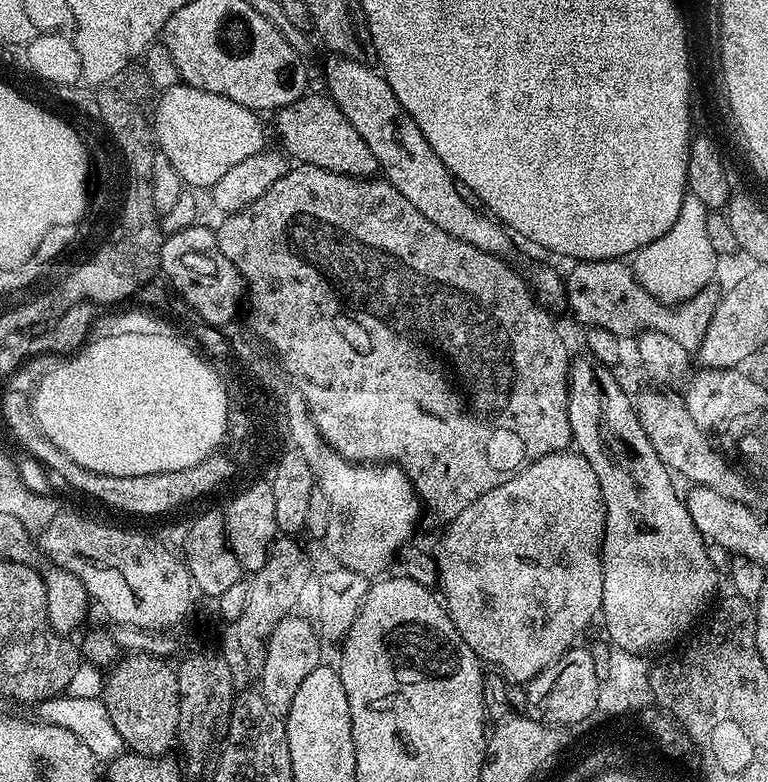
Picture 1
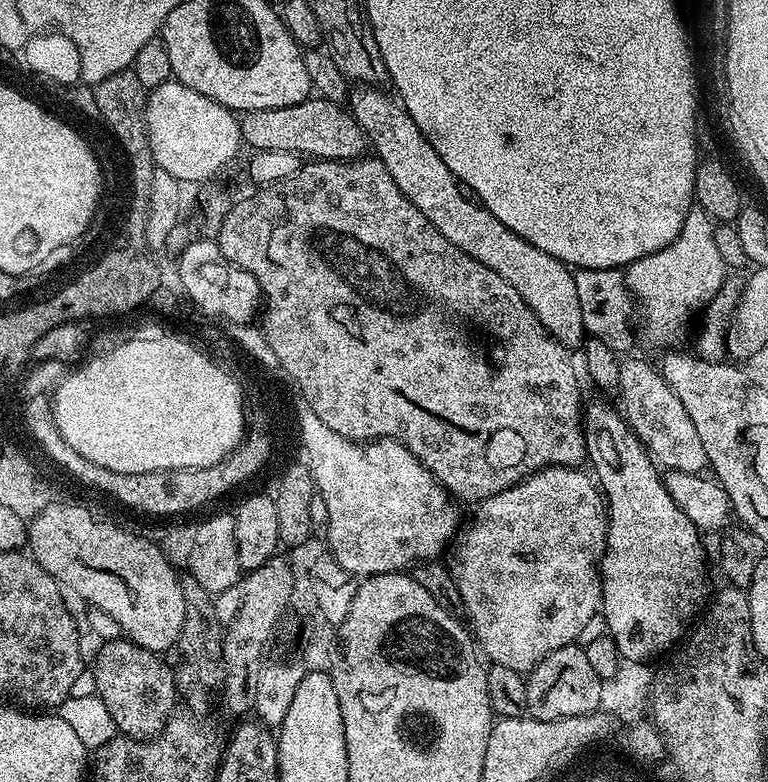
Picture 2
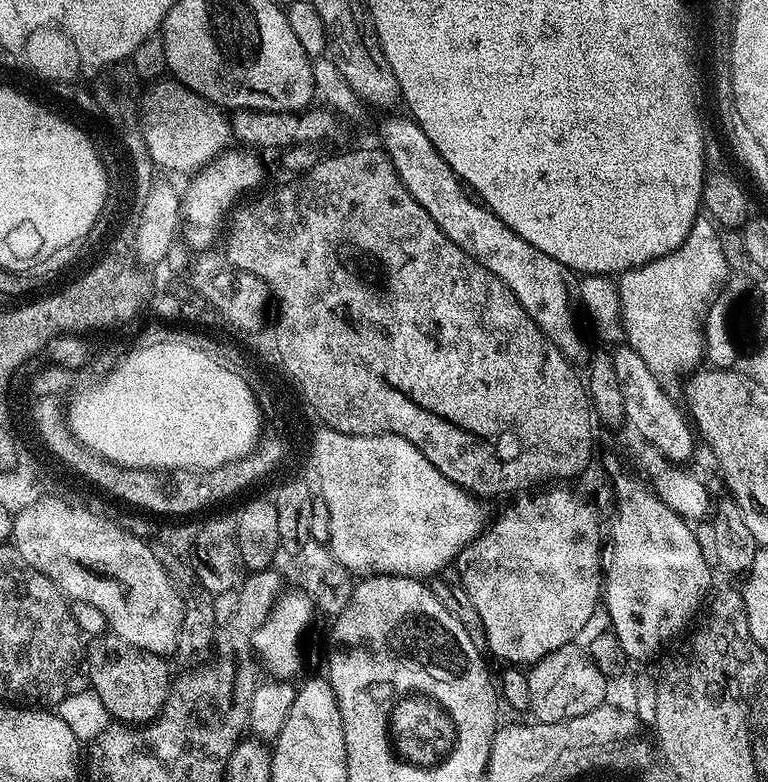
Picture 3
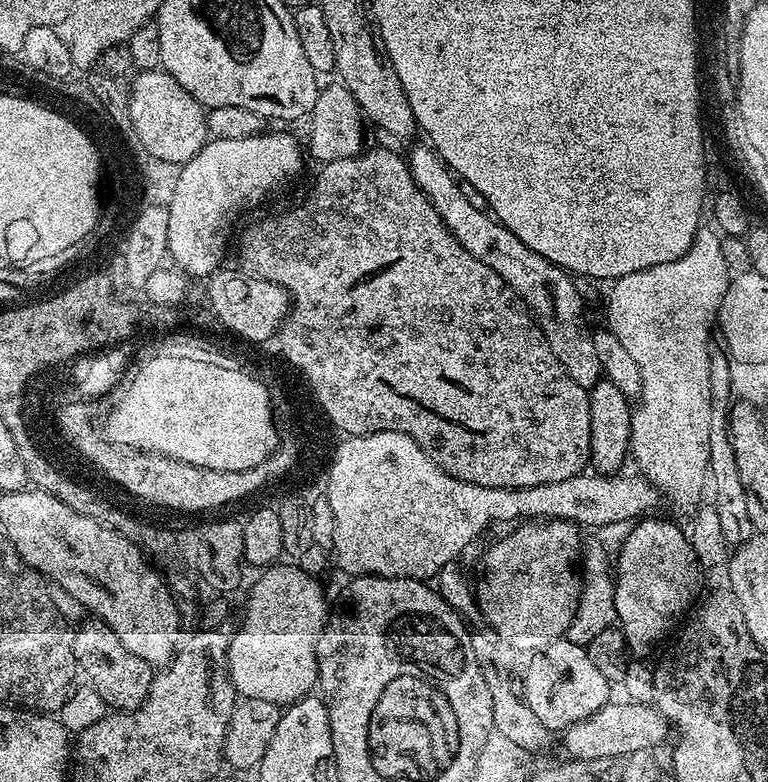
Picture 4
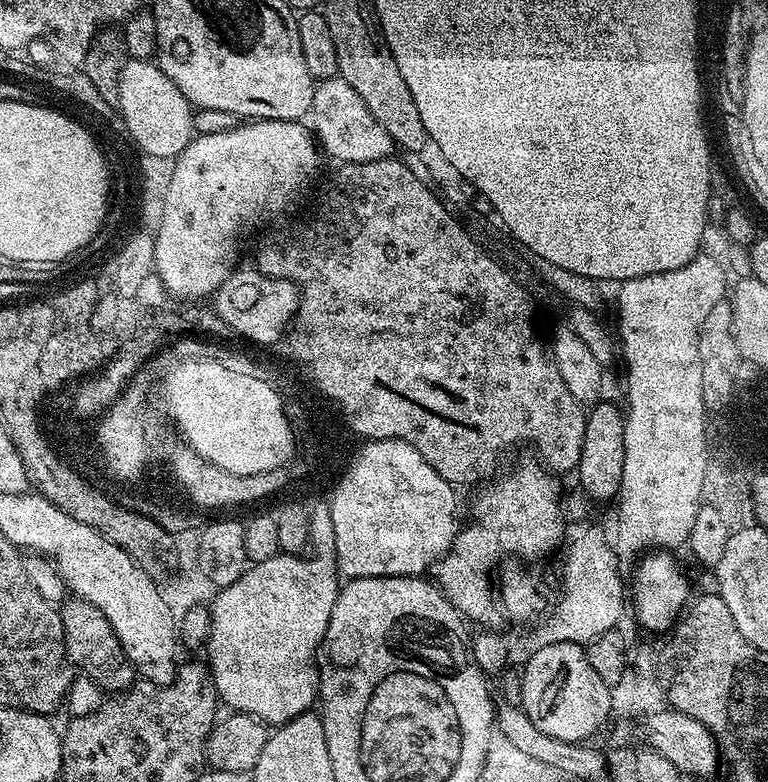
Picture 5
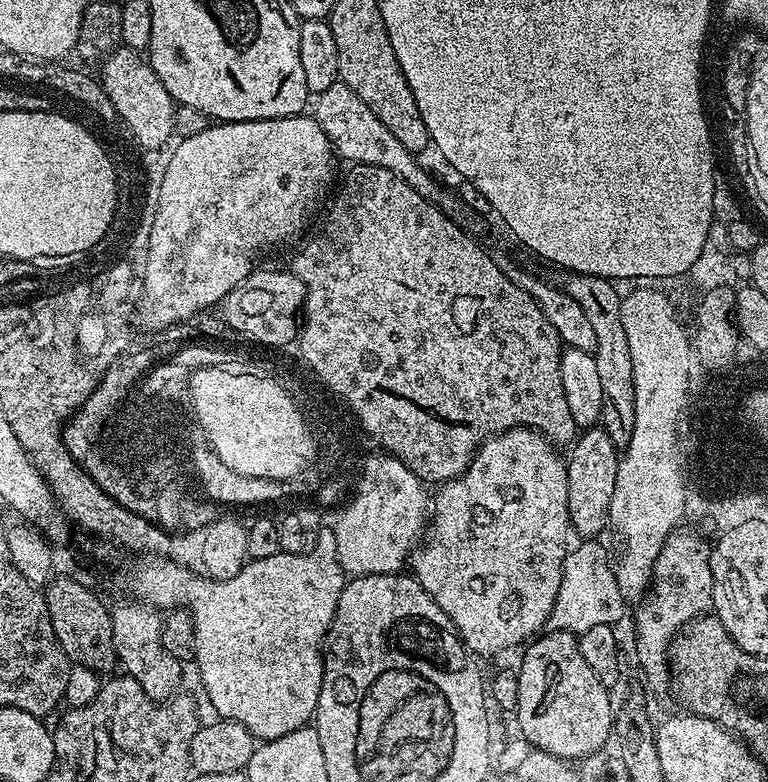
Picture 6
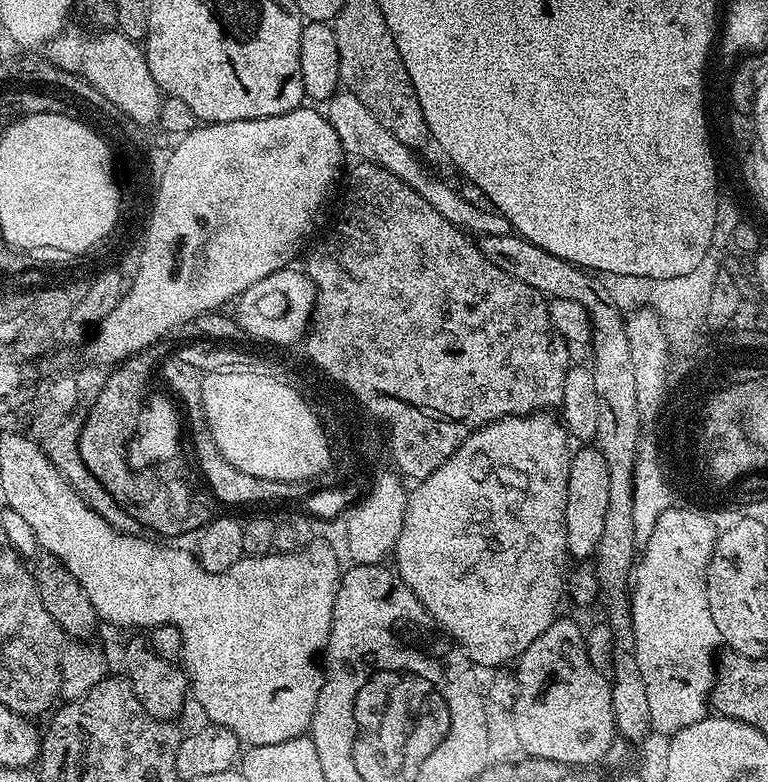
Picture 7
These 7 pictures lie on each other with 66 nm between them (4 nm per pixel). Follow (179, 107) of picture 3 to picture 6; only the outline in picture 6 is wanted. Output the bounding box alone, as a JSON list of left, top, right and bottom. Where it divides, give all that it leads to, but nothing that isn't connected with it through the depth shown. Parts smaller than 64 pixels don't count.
[102,46,176,150]

